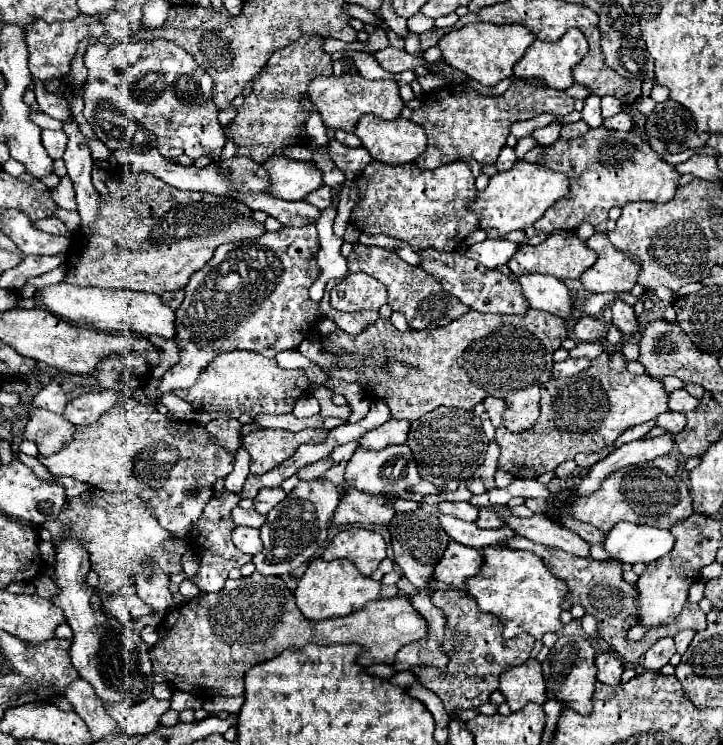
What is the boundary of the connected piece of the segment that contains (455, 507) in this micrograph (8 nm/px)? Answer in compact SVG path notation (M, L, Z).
M440 502L438 510L442 514L452 514L452 516L456 516L460 520L468 520L468 522L474 522L476 514L478 514L476 506L472 506L468 502Z

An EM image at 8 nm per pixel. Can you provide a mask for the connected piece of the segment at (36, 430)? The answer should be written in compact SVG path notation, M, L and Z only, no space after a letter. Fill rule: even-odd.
M30 404L30 418L23 430L23 439L38 446L38 456L50 456L56 450L62 450L72 442L72 432L76 426L64 422L58 414L52 414L44 408L34 408Z

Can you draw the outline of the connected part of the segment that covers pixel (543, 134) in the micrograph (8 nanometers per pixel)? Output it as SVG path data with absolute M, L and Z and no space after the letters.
M552 122L552 124L544 126L544 128L534 130L530 136L532 136L532 138L536 138L536 142L538 142L538 144L548 146L548 144L552 144L552 142L556 142L556 140L558 140L558 136L560 136L560 128L562 128L562 124L560 124L560 122Z

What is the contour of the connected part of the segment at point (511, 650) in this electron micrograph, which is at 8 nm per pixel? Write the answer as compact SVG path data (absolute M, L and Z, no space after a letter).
M456 588L434 590L432 602L434 606L442 608L448 618L444 636L444 650L450 652L448 670L427 666L414 667L412 672L418 676L422 686L432 690L442 700L448 714L452 714L454 708L478 708L480 704L488 702L490 694L498 688L498 676L502 670L524 664L530 658L534 638L528 638L528 634L520 634L506 640L502 636L504 626L500 624L500 620L494 614L480 612L476 600Z

